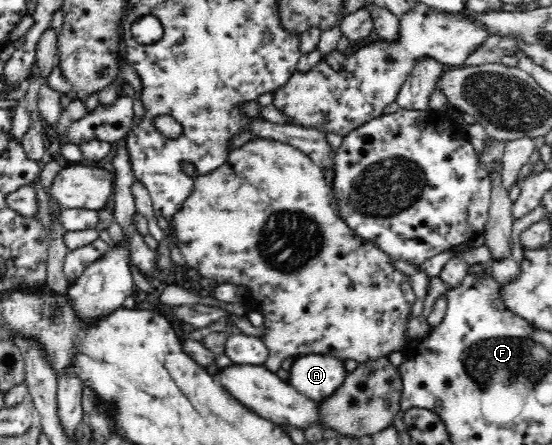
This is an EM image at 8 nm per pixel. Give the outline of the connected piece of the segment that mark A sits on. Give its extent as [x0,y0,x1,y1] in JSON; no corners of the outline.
[289,354,346,401]

